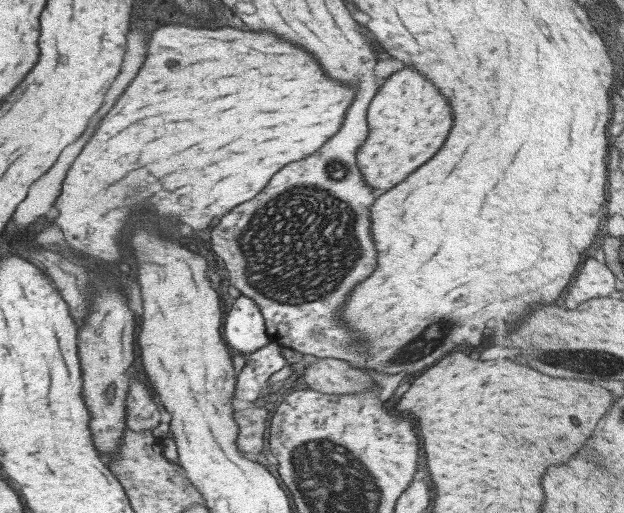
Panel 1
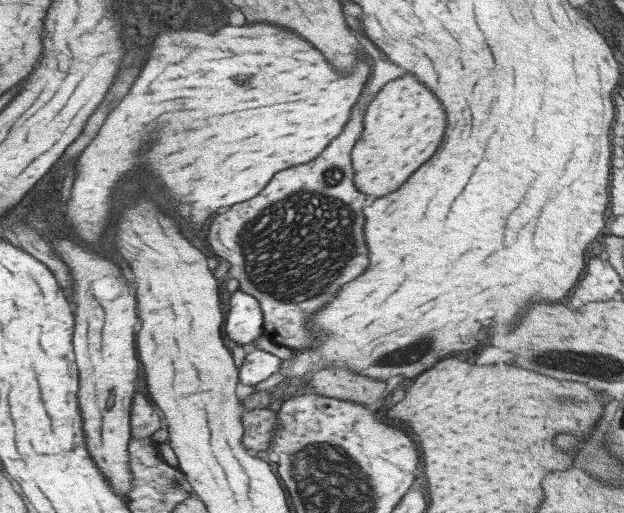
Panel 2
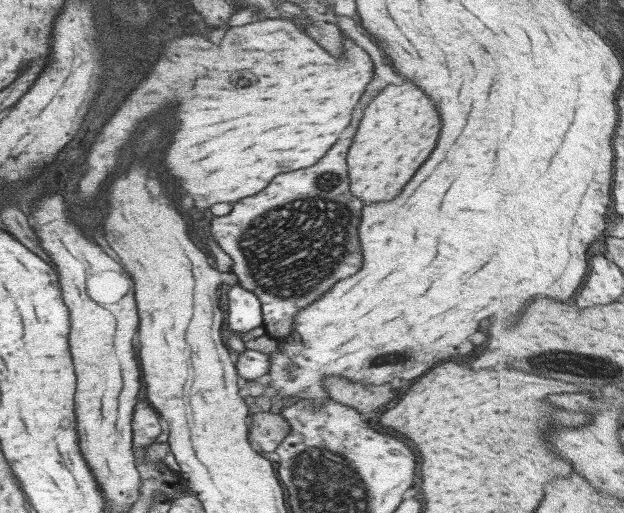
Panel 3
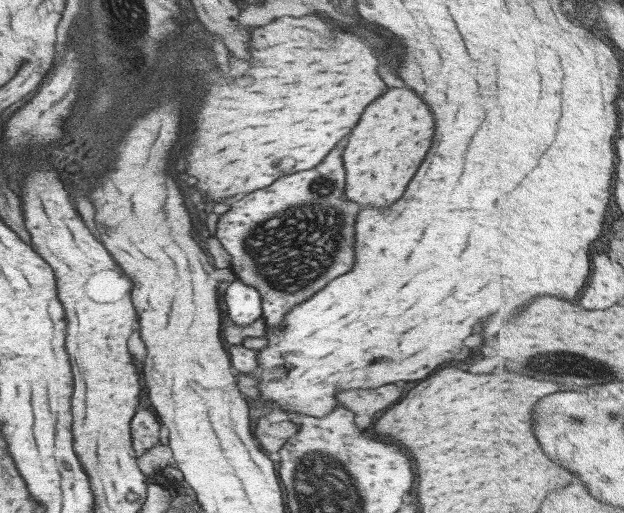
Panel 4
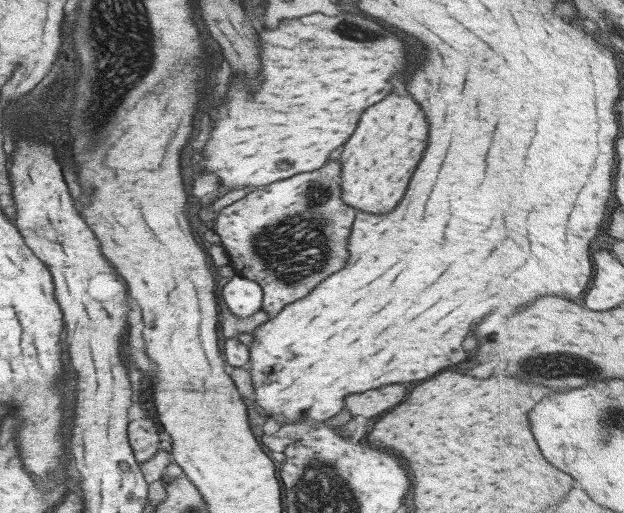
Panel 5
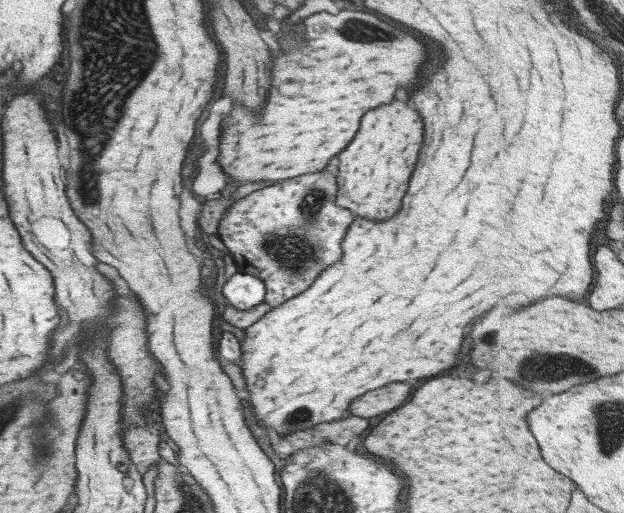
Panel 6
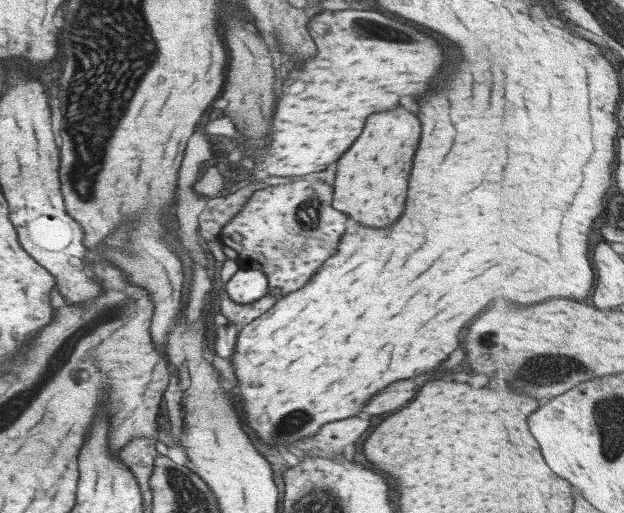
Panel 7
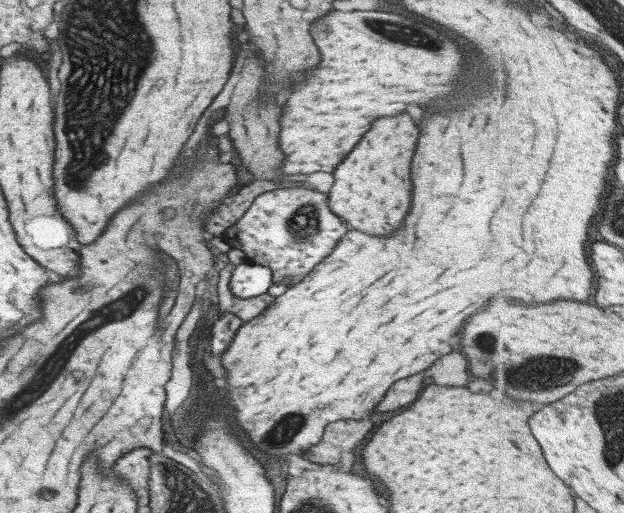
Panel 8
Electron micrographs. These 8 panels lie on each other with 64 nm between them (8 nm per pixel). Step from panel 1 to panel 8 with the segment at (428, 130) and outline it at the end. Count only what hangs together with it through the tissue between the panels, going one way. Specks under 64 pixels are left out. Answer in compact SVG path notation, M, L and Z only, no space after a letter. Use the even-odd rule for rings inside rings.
M405 114L383 116L371 122L369 130L353 150L333 170L327 206L344 222L346 228L369 235L389 235L401 225L411 205L409 164L417 144L419 128Z

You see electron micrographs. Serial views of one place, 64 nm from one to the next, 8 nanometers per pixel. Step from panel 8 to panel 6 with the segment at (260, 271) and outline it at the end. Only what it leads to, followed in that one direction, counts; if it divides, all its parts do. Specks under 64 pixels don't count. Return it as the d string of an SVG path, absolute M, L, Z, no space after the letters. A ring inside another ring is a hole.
M236 272L226 279L222 295L235 310L247 310L264 300L265 284L257 276Z

